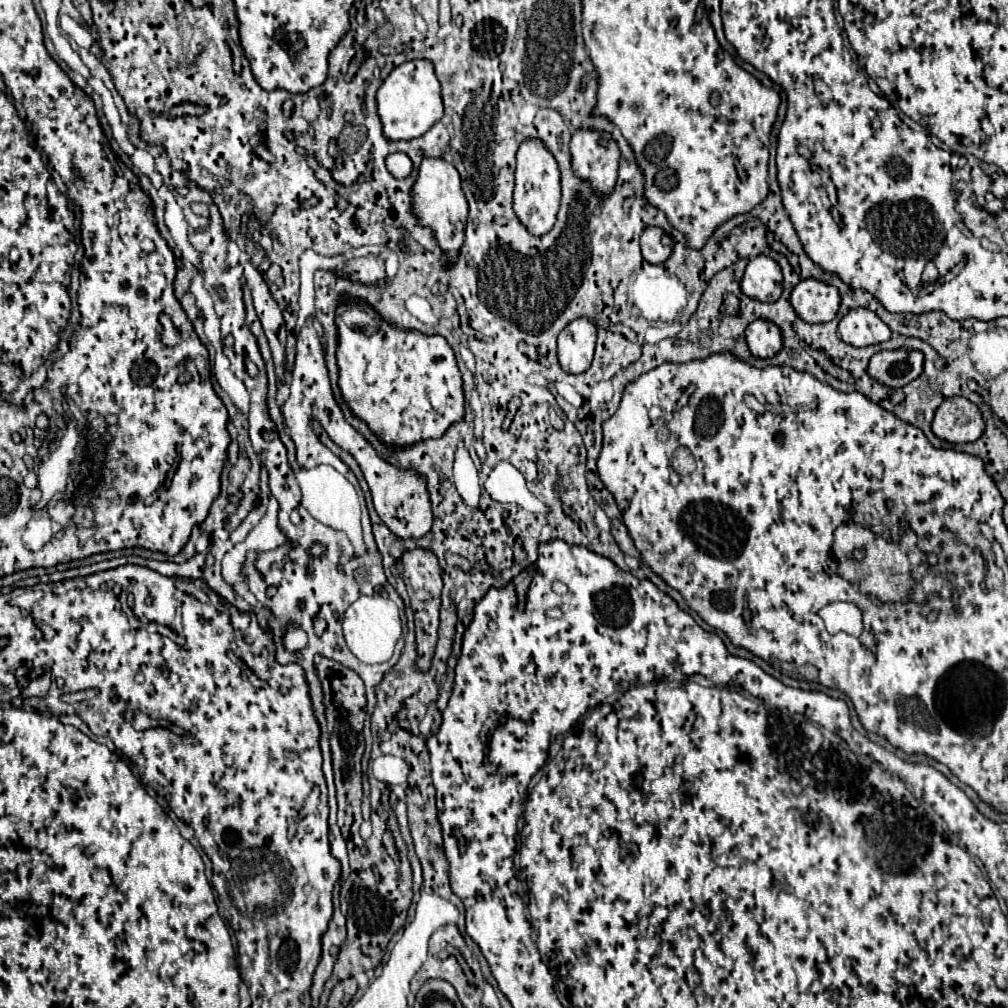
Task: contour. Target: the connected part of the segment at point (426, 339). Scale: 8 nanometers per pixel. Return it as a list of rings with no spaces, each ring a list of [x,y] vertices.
[[[336,315],[338,387],[346,405],[388,449],[442,437],[450,425],[464,419],[462,373],[452,347],[442,335],[424,335],[382,317],[376,319],[378,329],[366,335],[360,329],[350,329]]]

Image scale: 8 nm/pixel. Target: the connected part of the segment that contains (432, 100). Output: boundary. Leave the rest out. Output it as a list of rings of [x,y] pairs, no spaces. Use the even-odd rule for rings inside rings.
[[[414,59],[398,65],[380,85],[376,93],[378,115],[388,139],[414,139],[424,135],[444,115],[442,89],[434,73],[434,63],[426,59]]]

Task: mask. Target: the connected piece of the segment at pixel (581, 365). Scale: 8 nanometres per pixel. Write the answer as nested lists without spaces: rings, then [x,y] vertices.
[[[578,317],[558,335],[558,361],[568,373],[582,373],[590,367],[598,329],[588,317]]]

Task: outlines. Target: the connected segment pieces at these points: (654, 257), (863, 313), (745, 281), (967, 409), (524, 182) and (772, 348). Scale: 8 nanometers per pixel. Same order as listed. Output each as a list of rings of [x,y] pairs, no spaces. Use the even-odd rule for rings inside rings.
[[[650,227],[650,229],[642,231],[640,247],[642,247],[642,257],[648,263],[658,265],[658,263],[664,263],[670,257],[672,247],[674,247],[674,239],[664,229]]]
[[[854,309],[838,323],[838,335],[854,347],[868,347],[890,339],[890,329],[870,309]]]
[[[766,255],[754,257],[744,271],[740,289],[756,301],[774,303],[782,293],[782,271],[778,263]]]
[[[950,397],[936,409],[932,431],[938,439],[948,443],[970,443],[982,435],[984,421],[974,403],[964,397]],[[962,417],[966,423],[960,423]]]
[[[528,137],[520,143],[516,153],[516,187],[514,187],[514,211],[520,221],[534,235],[544,235],[552,229],[560,205],[560,171],[554,155],[548,151],[542,139]]]
[[[756,319],[746,329],[746,343],[754,357],[770,359],[782,349],[782,335],[774,323],[766,319]]]

